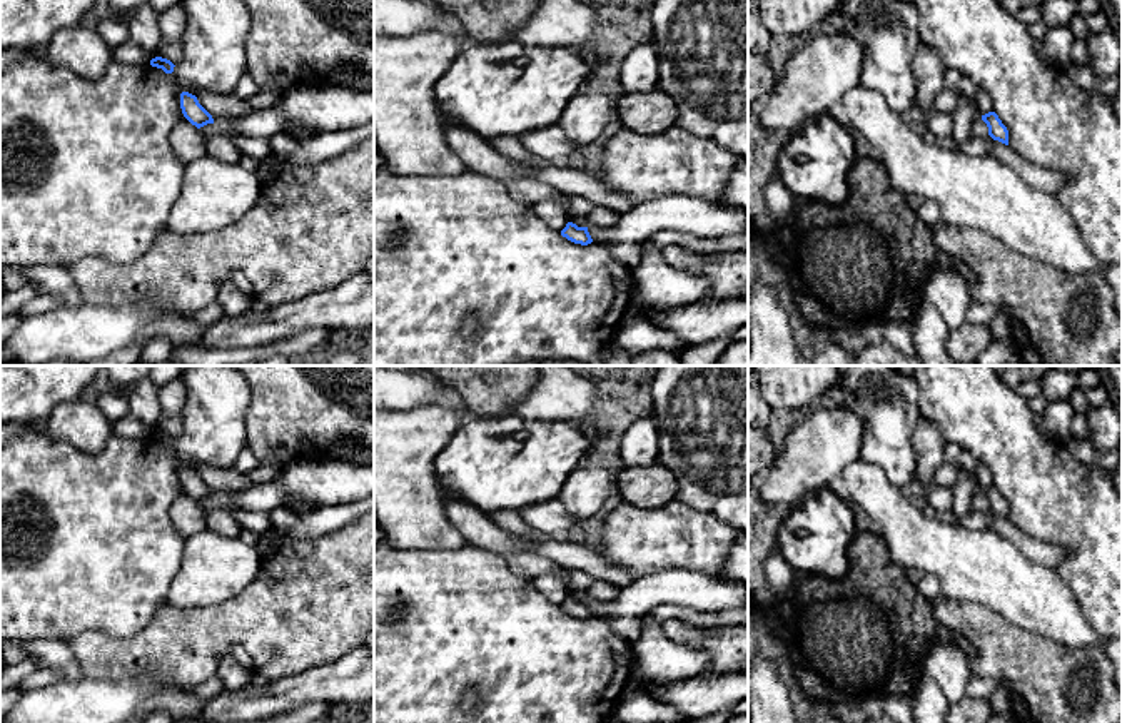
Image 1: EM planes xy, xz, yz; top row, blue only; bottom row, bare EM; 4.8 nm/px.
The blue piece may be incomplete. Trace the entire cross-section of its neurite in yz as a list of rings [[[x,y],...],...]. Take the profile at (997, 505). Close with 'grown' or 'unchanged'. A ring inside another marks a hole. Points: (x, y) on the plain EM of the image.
[[[988,486],[988,488],[982,489],[982,494],[987,498],[988,509],[993,514],[998,514],[998,516],[1008,519],[1008,504],[995,486]]] | unchanged

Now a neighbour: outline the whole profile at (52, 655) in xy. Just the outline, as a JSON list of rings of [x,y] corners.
[[[28,640],[23,656],[33,658],[42,671],[53,671],[63,681],[77,681],[85,676],[65,640]]]

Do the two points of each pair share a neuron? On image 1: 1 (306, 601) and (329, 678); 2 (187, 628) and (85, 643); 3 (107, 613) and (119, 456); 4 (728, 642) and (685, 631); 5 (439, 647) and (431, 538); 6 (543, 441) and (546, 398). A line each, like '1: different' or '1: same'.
1: different
2: same
3: same
4: same
5: different
6: different

